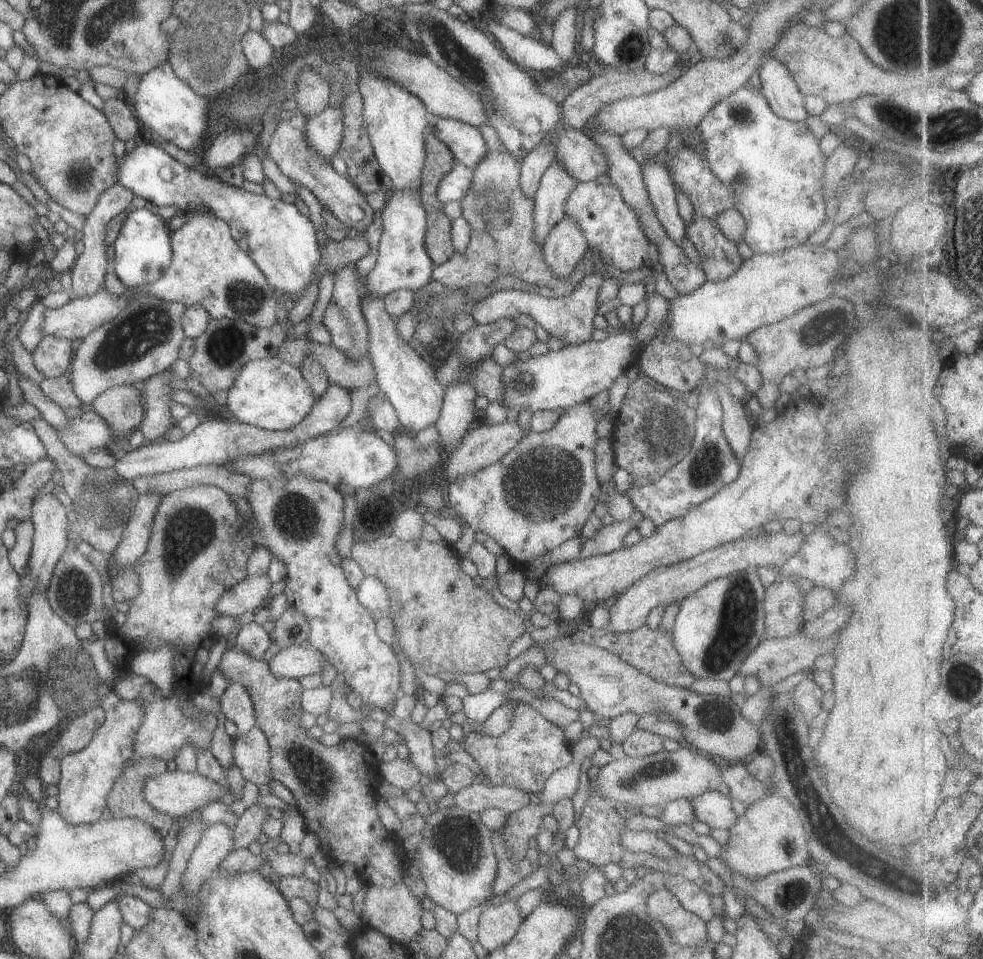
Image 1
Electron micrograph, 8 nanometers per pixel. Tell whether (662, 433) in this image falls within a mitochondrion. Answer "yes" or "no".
yes

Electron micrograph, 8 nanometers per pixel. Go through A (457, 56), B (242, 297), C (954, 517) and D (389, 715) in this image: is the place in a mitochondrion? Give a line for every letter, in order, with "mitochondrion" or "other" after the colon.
A: mitochondrion
B: mitochondrion
C: other
D: other

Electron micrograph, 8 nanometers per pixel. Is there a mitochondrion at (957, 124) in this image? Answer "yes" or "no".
yes

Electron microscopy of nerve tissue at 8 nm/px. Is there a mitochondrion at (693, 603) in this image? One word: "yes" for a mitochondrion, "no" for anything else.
no

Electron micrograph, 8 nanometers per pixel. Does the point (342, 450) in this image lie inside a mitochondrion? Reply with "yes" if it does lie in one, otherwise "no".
no

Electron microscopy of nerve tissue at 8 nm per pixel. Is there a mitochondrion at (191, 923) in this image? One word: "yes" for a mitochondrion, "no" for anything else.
no

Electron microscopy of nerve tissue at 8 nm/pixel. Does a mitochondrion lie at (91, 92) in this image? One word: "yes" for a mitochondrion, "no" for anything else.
no

